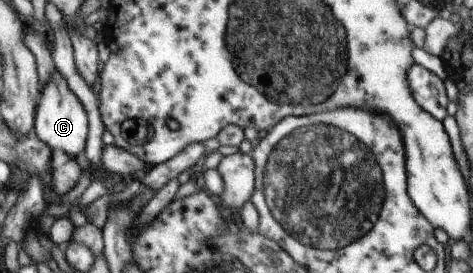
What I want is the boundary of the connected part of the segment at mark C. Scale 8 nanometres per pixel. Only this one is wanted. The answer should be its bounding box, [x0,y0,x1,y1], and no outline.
[36,71,87,159]

